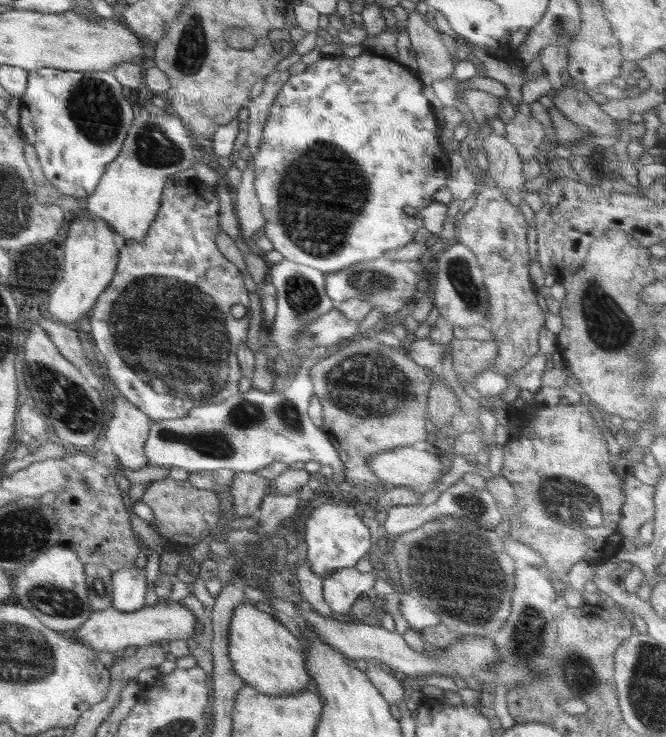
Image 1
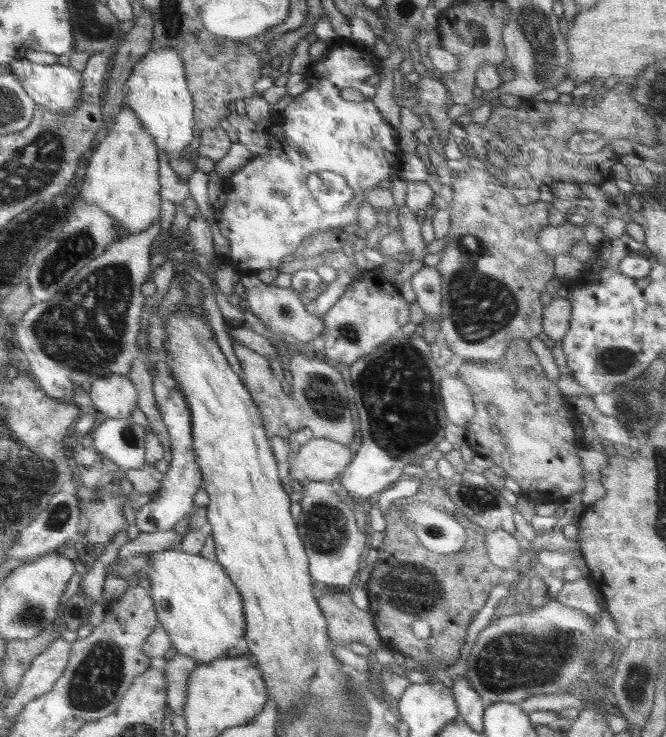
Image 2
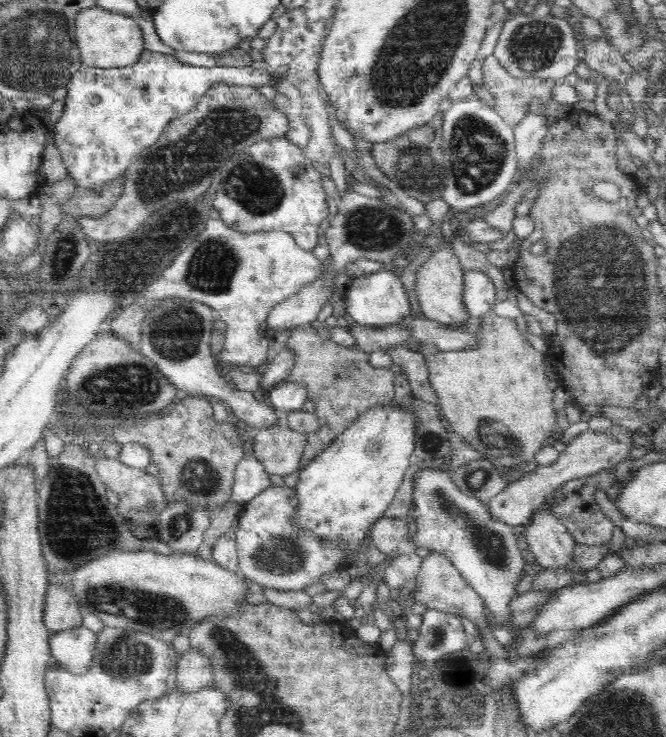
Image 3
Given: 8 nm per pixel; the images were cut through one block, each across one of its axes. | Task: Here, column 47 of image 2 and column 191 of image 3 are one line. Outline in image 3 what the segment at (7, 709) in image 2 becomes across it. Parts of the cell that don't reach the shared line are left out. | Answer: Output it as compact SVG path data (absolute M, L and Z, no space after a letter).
M189 648L179 655L175 684L180 692L198 692L211 686L214 677L207 654Z

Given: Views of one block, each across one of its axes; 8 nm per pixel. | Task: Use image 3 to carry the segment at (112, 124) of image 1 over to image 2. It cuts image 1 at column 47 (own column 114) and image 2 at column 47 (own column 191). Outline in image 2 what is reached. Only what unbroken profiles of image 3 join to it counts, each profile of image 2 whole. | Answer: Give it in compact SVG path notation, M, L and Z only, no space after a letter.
M24 58L22 60L12 61L8 67L10 72L16 74L16 78L20 80L22 88L26 90L26 94L38 106L62 115L67 114L70 110L74 110L80 104L84 79L82 79L81 72L76 71L70 65L64 66L57 62L37 64Z

